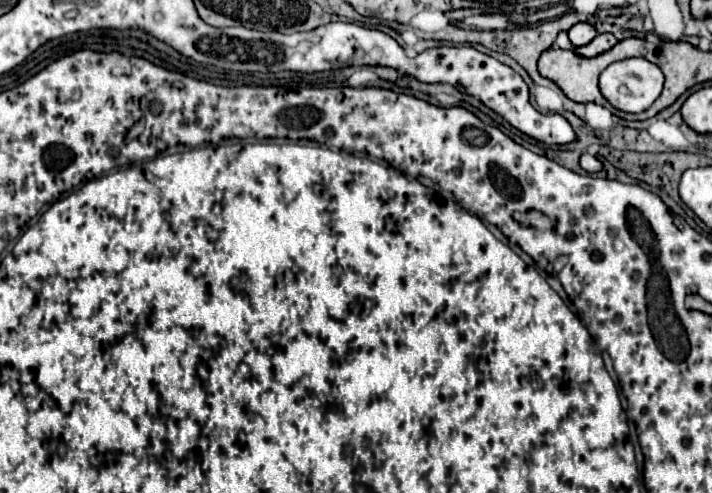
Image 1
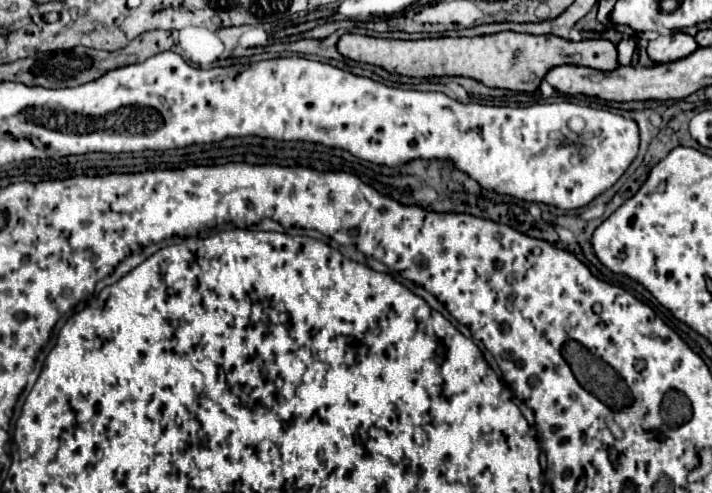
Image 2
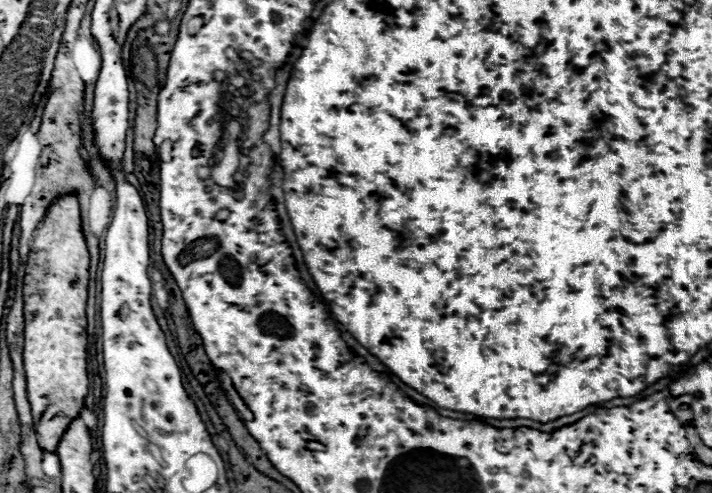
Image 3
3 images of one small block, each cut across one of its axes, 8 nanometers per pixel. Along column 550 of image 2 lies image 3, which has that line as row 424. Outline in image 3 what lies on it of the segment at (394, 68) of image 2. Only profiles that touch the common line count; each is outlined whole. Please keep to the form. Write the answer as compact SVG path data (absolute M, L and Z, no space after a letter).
M66 194L48 208L44 220L34 232L34 244L26 262L24 276L24 370L26 370L26 390L28 402L32 406L34 428L40 440L40 448L46 452L56 452L62 434L68 424L82 412L84 398L88 394L86 376L86 298L88 298L88 270L90 254L86 246L86 236L82 232L80 202L76 194Z

